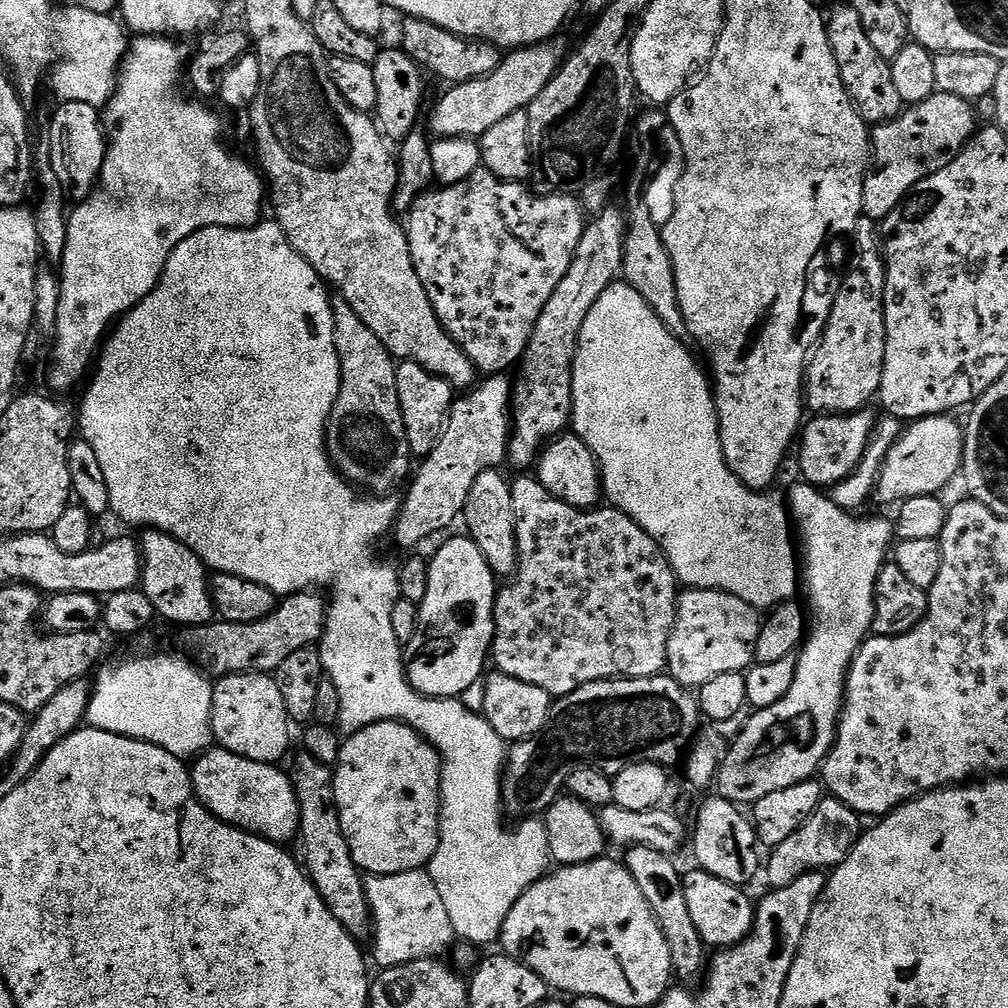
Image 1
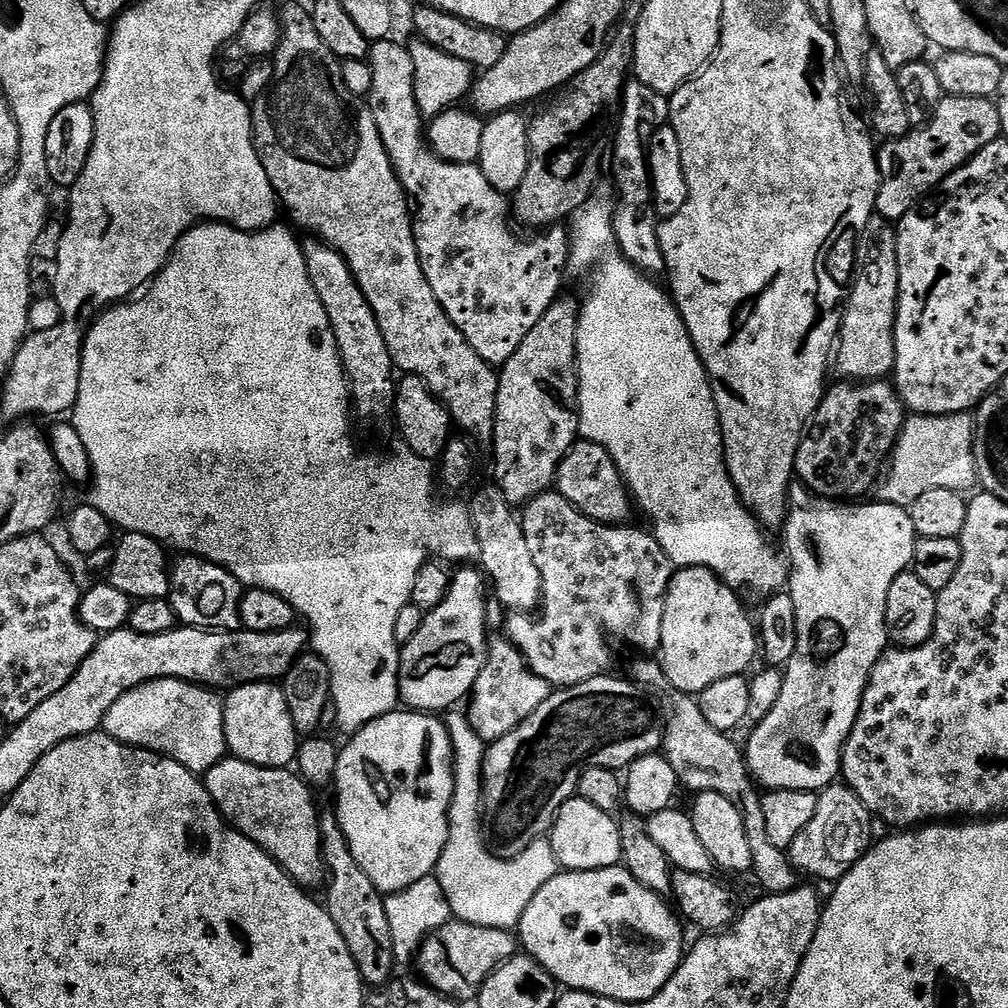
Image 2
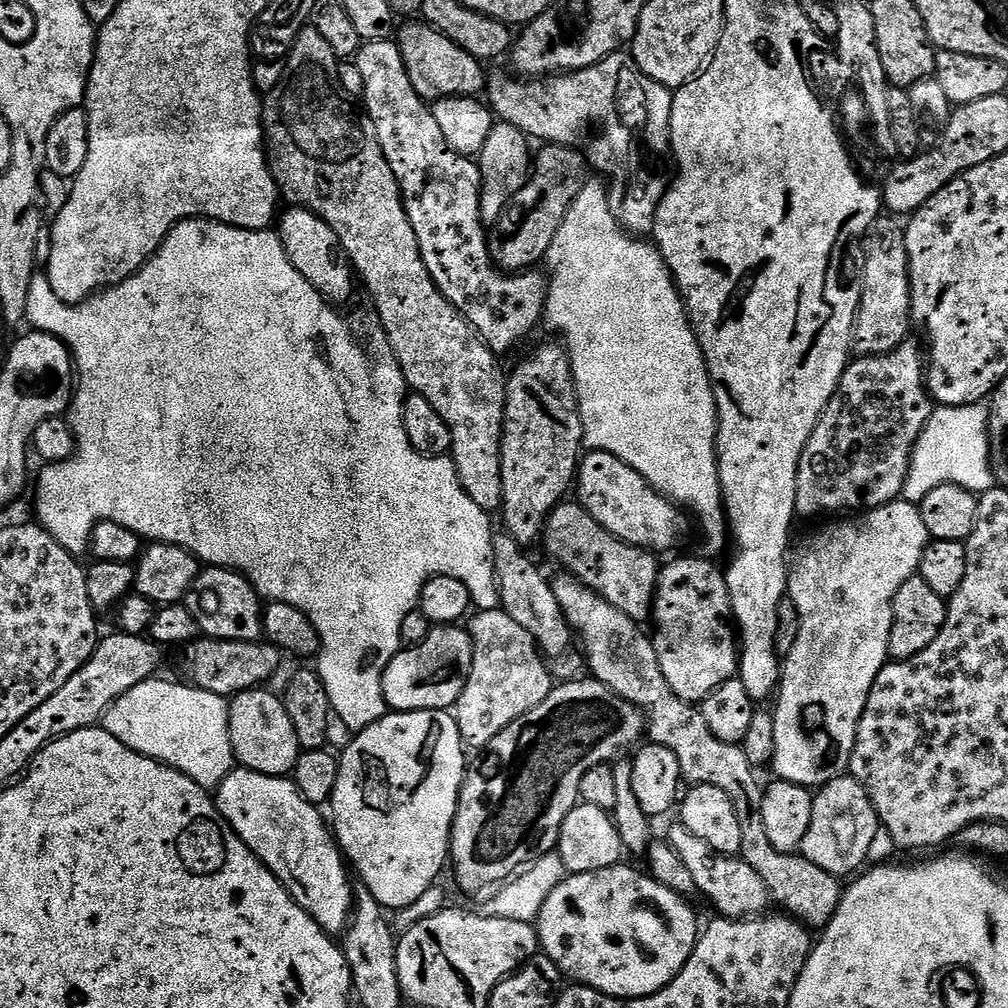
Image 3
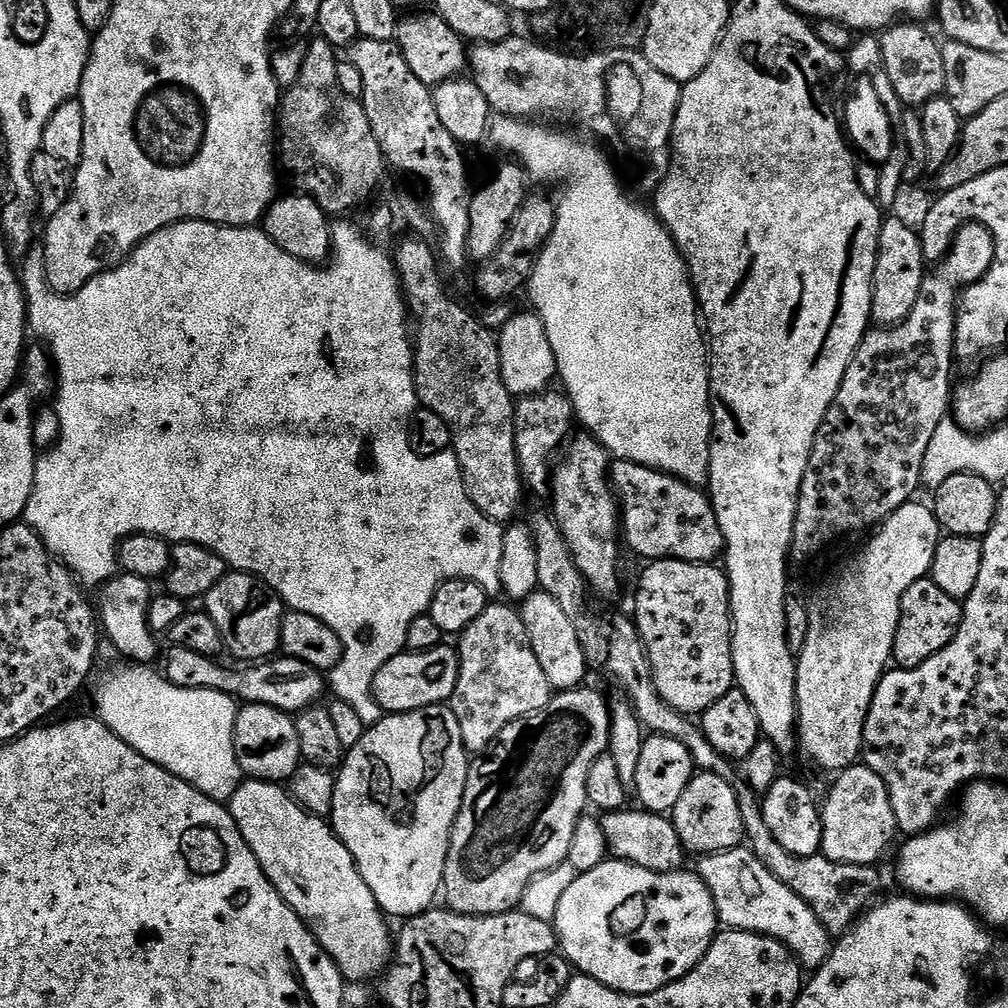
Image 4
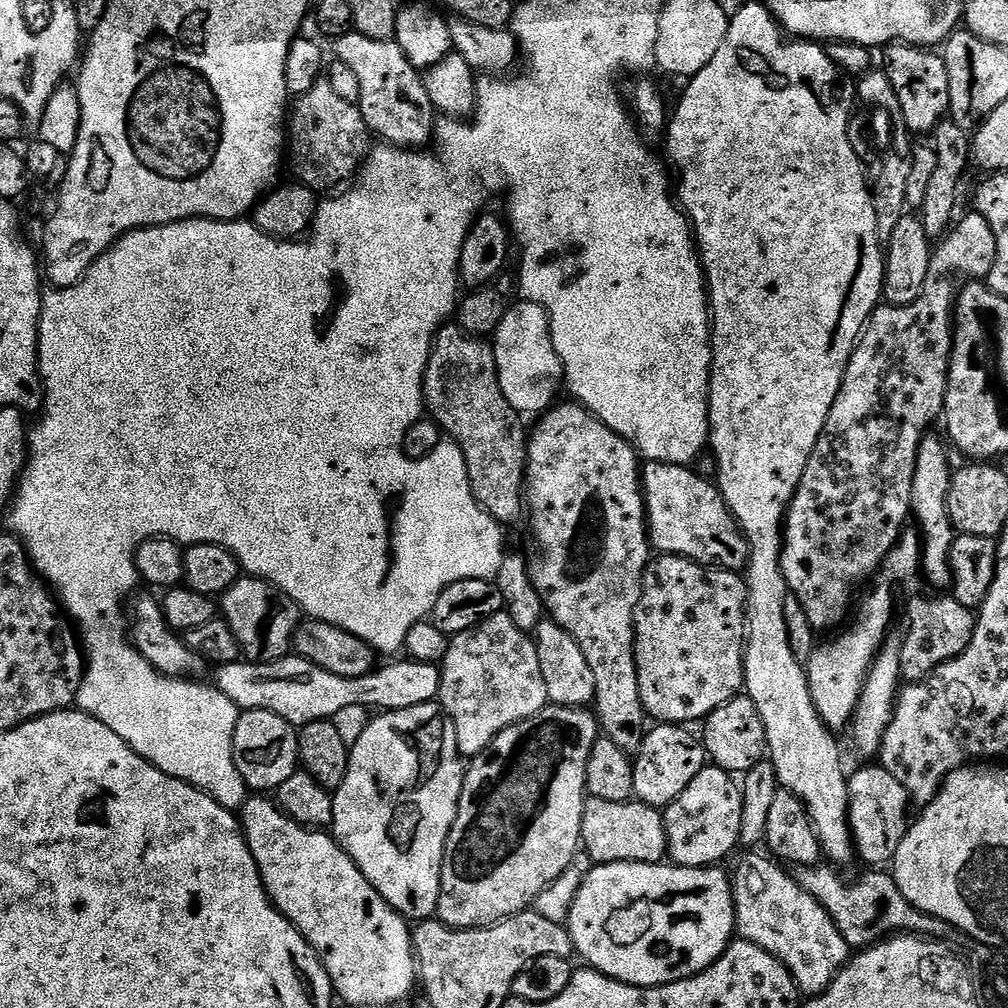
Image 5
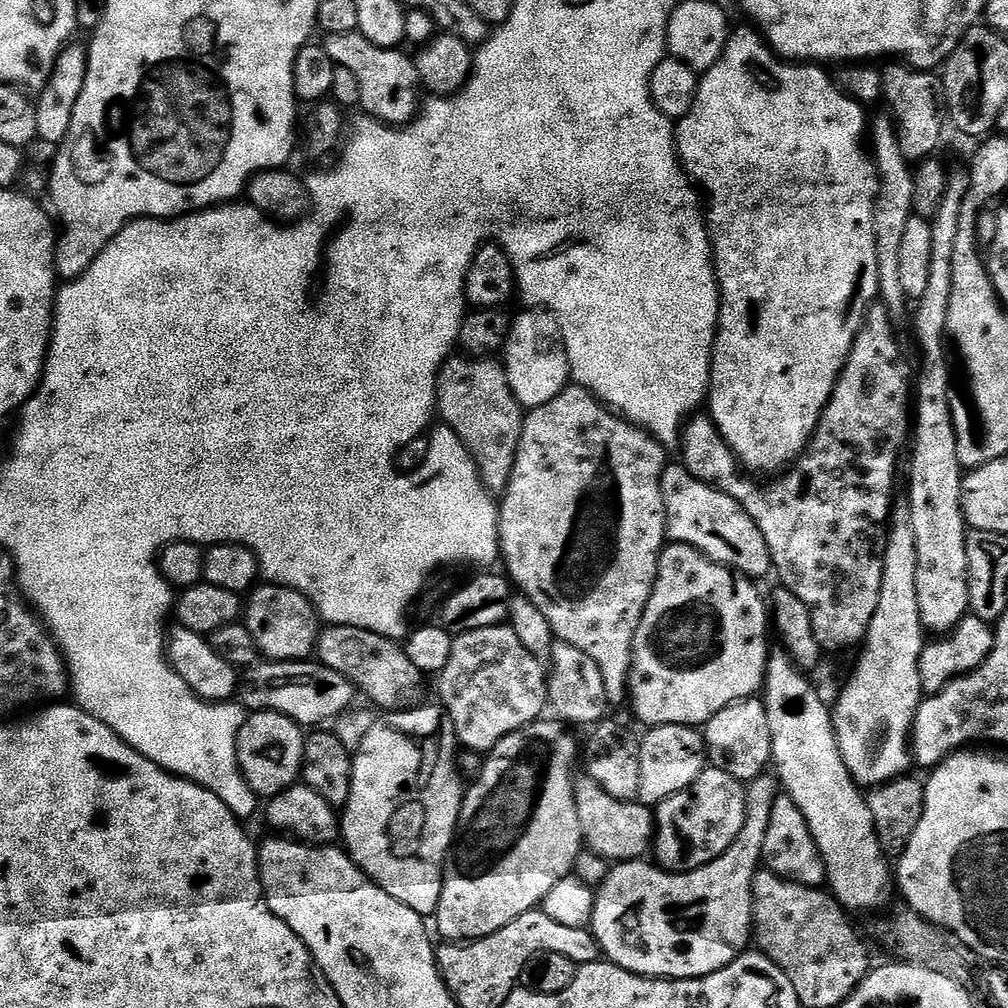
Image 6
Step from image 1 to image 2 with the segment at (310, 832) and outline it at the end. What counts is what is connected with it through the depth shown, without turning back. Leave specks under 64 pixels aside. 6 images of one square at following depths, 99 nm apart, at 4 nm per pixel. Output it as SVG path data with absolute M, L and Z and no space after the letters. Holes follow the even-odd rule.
M335 811L319 813L320 858L326 873L328 889L322 895L322 903L327 908L338 934L346 938L346 950L360 971L360 978L368 986L383 986L393 979L392 968L397 967L394 958L394 944L390 942L390 922L386 919L384 896L376 889L374 882L362 874L362 866L354 862L350 846L340 829Z

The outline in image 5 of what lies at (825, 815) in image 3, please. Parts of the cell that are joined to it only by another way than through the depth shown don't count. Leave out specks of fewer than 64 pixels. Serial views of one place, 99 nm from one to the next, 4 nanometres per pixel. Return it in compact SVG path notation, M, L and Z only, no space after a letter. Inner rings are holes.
M879 766L860 768L848 776L848 826L852 829L855 851L868 866L887 865L896 856L898 846L910 827L908 820L910 801L906 786Z

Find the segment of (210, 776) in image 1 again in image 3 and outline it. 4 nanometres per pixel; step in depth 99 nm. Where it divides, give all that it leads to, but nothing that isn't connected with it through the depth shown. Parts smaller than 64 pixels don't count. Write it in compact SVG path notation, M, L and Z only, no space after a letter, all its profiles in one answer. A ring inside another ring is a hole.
M243 766L233 767L232 772L220 783L220 787L215 789L214 799L219 815L235 830L238 838L242 838L242 842L258 859L265 864L267 868L277 876L282 882L282 886L292 897L298 906L302 906L302 910L306 910L314 918L314 922L318 922L318 926L322 926L322 930L329 934L343 933L348 927L348 922L354 907L354 884L348 881L348 872L350 873L349 865L346 863L345 857L342 855L340 845L337 844L333 829L330 827L329 821L326 819L317 805L312 804L298 790L295 780L288 776L267 776L266 774L258 774L254 770Z

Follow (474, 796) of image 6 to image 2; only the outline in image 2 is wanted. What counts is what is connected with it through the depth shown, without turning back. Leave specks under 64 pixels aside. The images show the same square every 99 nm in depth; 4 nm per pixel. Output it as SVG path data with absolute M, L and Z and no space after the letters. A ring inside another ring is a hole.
M612 674L595 676L578 686L553 691L546 702L542 702L542 706L538 706L538 710L534 710L526 722L522 722L522 726L487 745L480 789L480 810L486 844L495 856L512 860L522 854L530 842L547 837L559 808L576 796L578 778L587 768L602 766L624 770L638 758L661 751L666 720L663 715L656 713L656 704L647 694L649 695L641 685L631 679L615 680Z

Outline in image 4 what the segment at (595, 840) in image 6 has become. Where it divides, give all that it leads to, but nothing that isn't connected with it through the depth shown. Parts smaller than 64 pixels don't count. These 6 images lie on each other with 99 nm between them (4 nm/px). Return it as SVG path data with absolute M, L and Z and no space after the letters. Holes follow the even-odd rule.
M635 810L628 812L606 812L599 817L602 834L605 835L607 851L615 859L626 860L629 864L637 864L646 870L655 872L679 872L685 867L686 853L678 838L678 830L672 825L667 815Z

